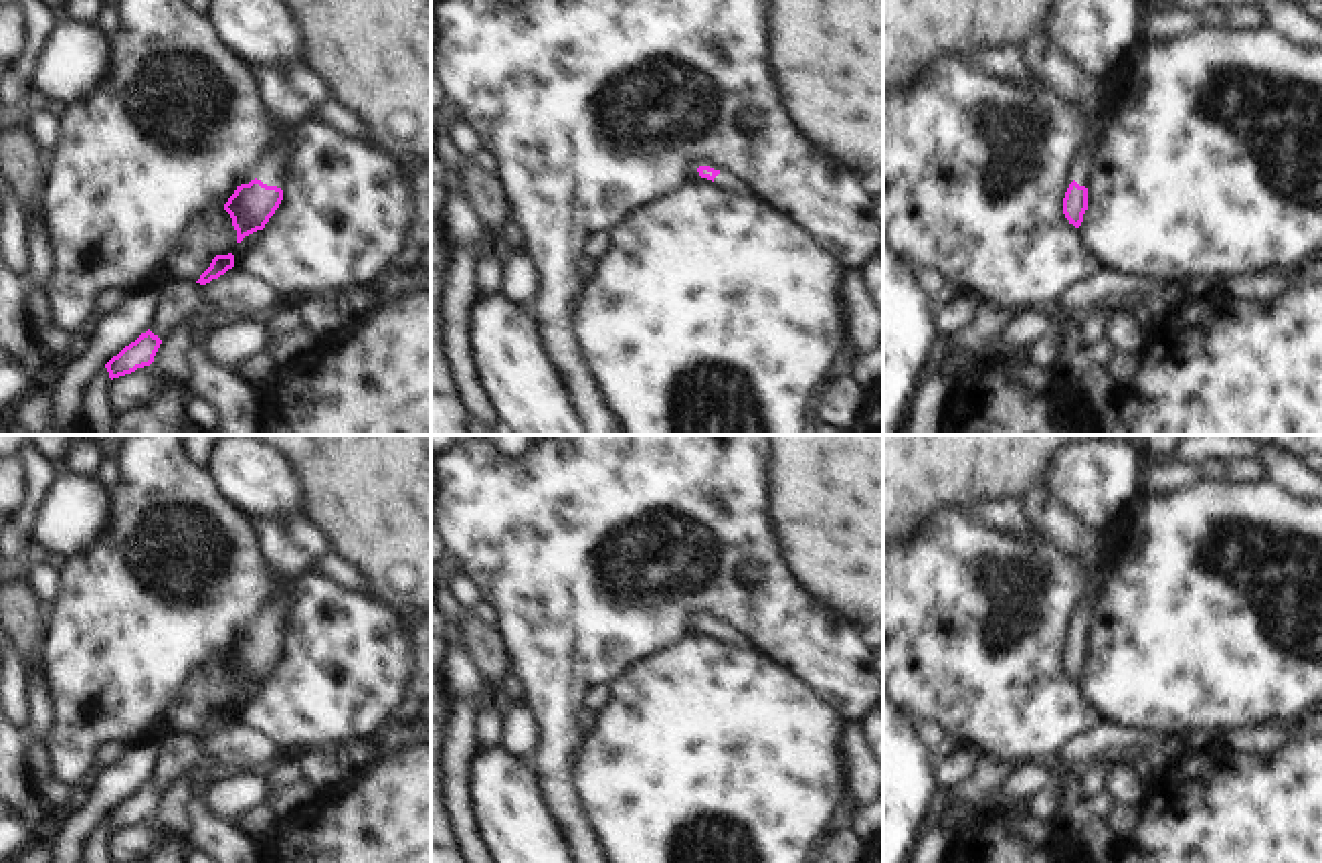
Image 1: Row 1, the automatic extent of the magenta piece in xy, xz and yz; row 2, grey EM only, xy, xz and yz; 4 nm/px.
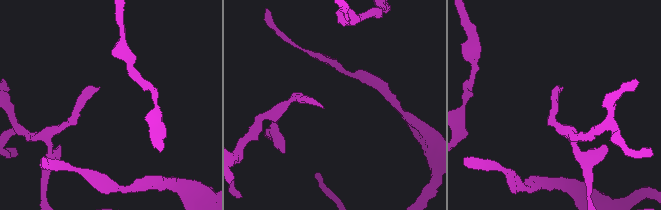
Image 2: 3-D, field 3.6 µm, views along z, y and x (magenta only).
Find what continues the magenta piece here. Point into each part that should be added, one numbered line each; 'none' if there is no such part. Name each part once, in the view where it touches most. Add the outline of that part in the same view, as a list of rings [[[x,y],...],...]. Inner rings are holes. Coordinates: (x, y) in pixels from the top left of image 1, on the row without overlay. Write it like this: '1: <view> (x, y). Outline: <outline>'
1: xy (273, 617). Outline: [[[285,594],[273,598],[255,620],[255,631],[267,639],[277,639],[289,618],[289,598]]]

